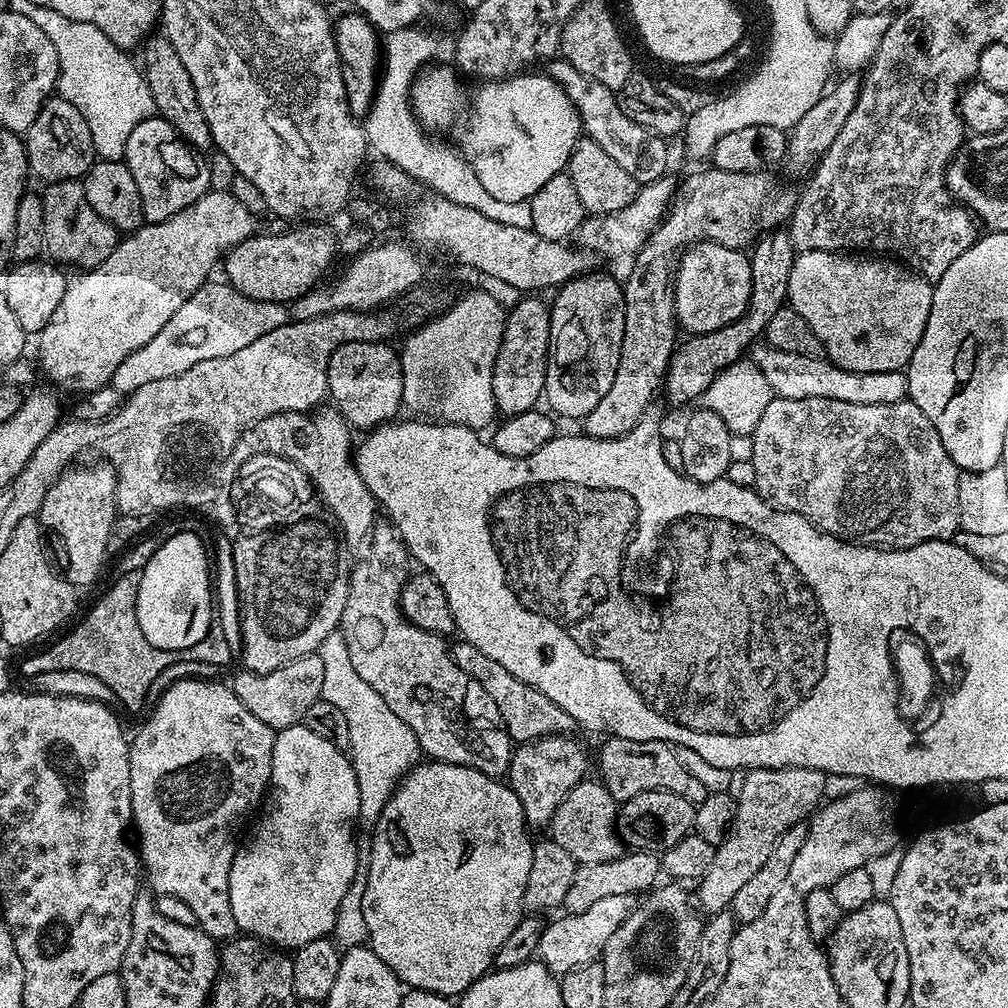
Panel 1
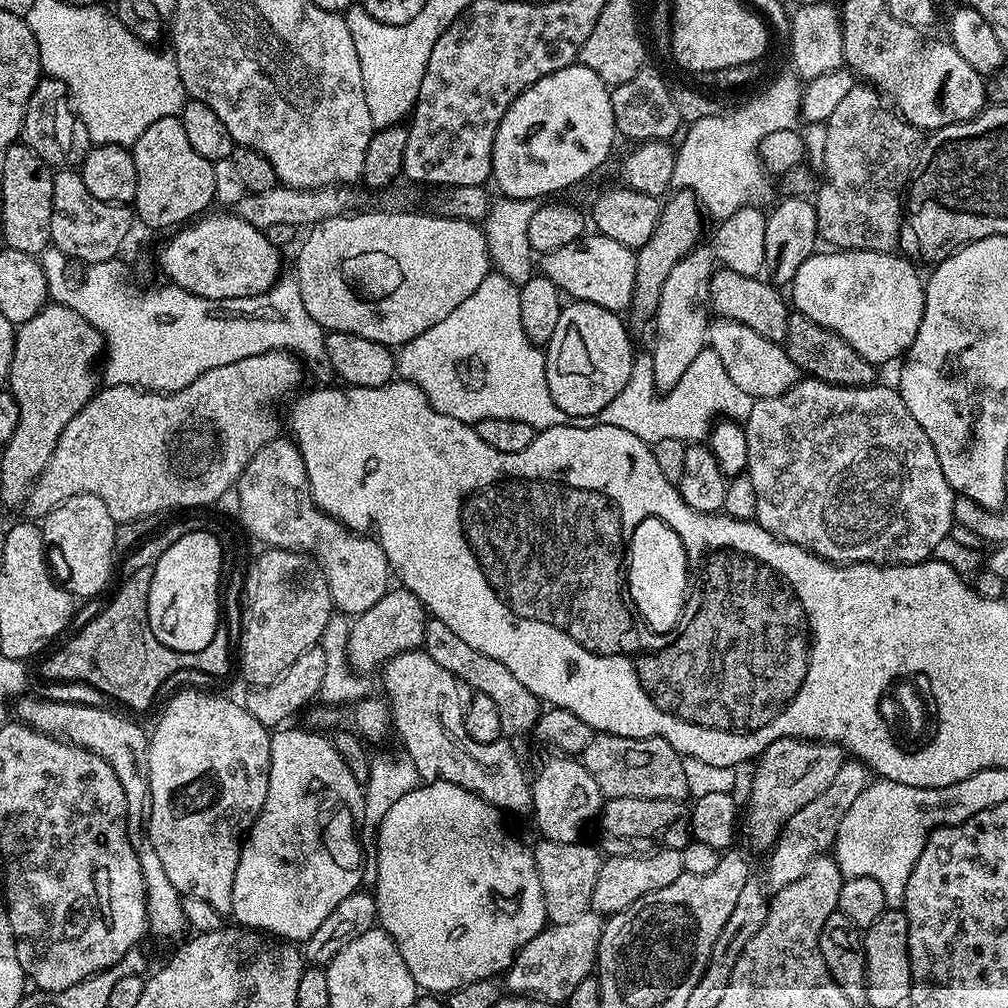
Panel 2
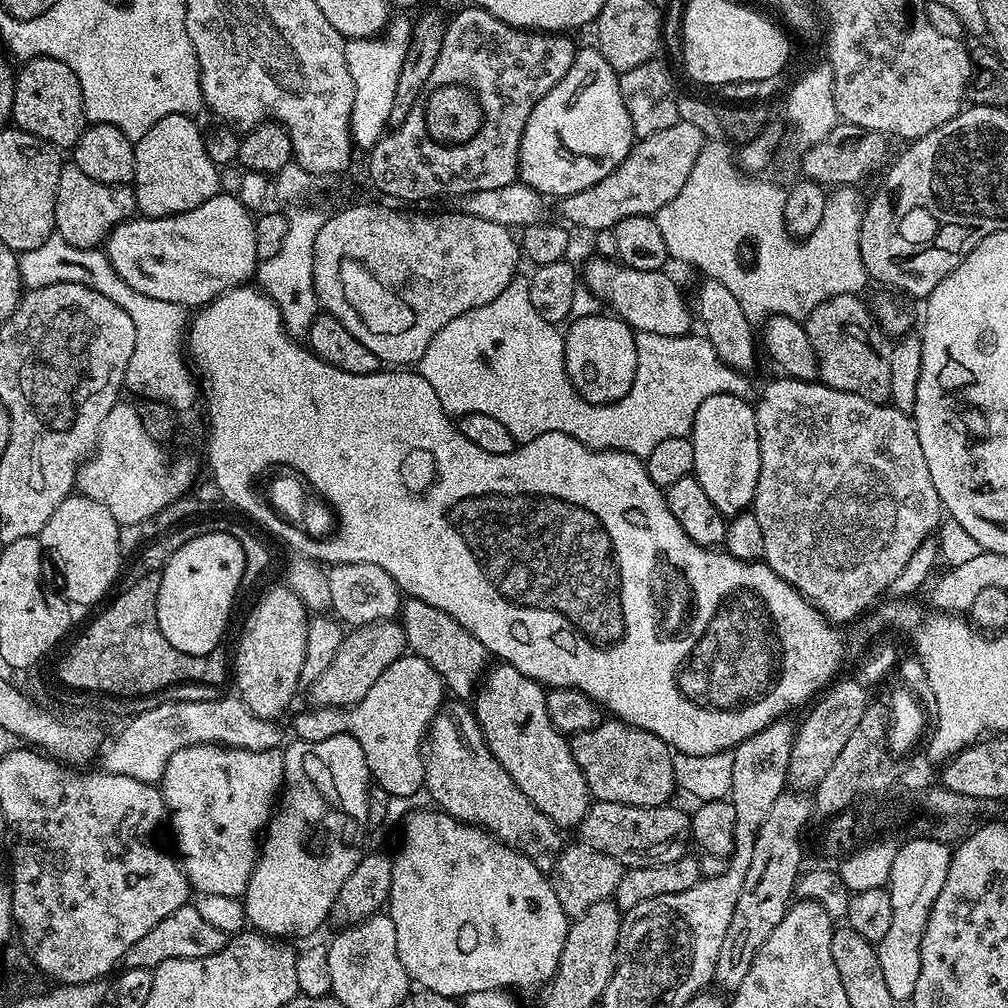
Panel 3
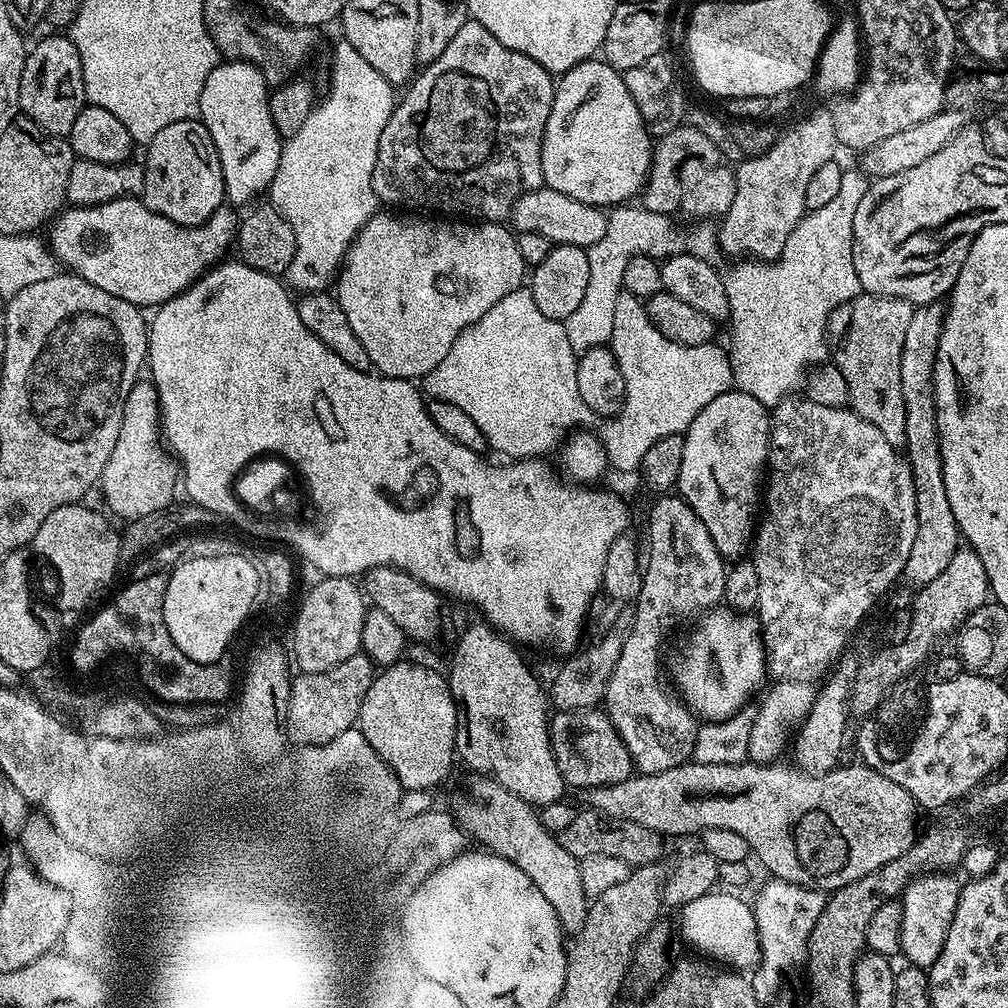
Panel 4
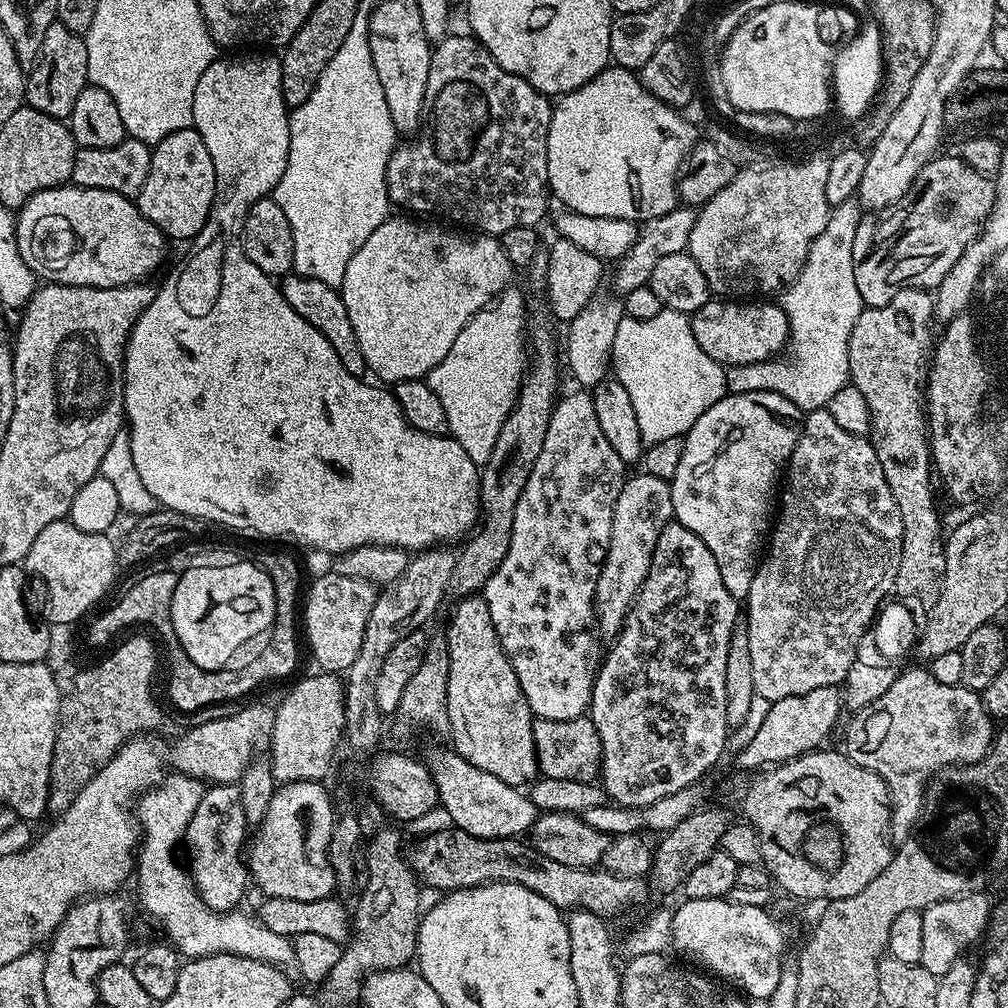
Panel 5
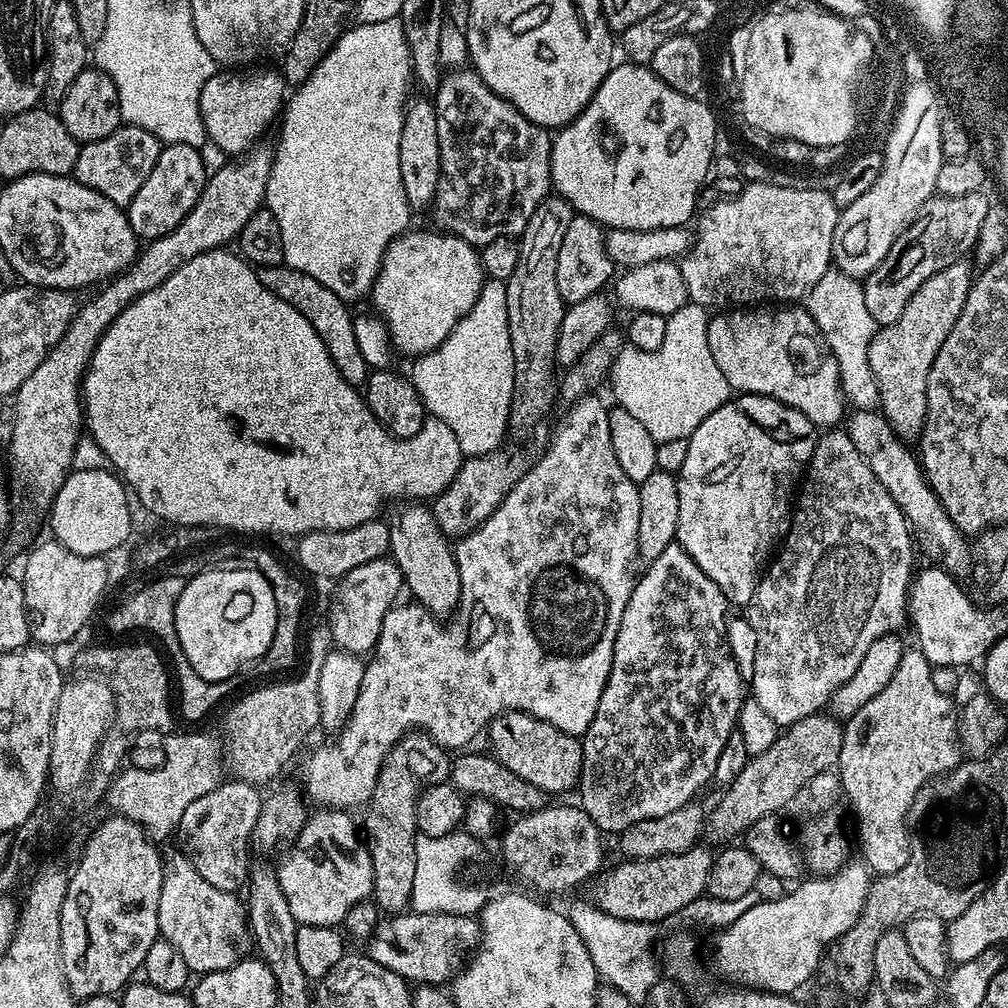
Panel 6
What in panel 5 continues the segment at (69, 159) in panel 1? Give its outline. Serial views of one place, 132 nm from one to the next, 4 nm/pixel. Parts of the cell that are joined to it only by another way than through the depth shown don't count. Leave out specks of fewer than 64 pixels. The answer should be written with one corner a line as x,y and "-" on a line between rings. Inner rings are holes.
59,22
52,23
44,35
40,58
31,65
26,76
27,107
42,110
42,114
56,120
67,121
74,110
74,102
78,102
78,94
82,94
89,84
88,55
83,35
66,30
66,26

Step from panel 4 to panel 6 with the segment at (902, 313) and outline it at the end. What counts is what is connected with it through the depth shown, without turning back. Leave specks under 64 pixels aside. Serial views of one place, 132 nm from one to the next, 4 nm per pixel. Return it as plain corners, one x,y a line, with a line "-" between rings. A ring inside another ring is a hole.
964,258
958,259
946,266
946,270
938,270
938,274
926,278
926,282
914,290
910,302
906,302
898,322
877,327
870,342
868,357
880,391
879,409
905,442
919,441
924,430
930,366
934,366
934,358
938,358
946,334
954,330
954,322
958,322
958,314
962,314
962,306
966,306
966,298
972,289
974,271
968,262

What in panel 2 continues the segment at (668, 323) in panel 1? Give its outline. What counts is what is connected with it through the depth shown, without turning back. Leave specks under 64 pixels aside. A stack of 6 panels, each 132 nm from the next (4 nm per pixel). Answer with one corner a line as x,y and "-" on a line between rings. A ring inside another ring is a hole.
676,190
663,201
658,226
654,226
654,234
650,234
647,242
636,252
636,292
632,295
631,315
648,321
655,317
666,276
670,274
670,270
674,270
676,262
701,243
703,219
705,220
705,217
702,215
700,202
692,192

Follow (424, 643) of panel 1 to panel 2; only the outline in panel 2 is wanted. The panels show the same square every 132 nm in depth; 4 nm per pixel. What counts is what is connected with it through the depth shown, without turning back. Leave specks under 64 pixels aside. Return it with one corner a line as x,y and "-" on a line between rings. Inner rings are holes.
423,650
403,652
384,663
384,692
390,705
394,732
404,743
406,756
424,782
454,782
505,813
525,812
532,807
532,785
516,756
496,756
491,744
479,744
466,732
465,701
460,701
461,685
430,654

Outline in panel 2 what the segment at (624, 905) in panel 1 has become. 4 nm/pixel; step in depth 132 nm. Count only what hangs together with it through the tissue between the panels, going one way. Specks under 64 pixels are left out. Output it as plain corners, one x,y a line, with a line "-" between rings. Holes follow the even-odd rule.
589,910
570,922
545,927
543,932
526,942
506,973
506,988
512,994
527,994
548,1000
554,1006
563,1005
574,994
574,986
593,975
598,964
600,935
604,920

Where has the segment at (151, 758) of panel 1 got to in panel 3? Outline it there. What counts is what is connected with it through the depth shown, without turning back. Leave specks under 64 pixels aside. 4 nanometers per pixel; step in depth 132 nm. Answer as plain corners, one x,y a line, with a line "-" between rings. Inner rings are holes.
191,744
178,750
166,762
158,787
164,794
164,806
170,813
170,820
172,816
175,851
189,885
197,893
243,897
256,865
258,841
273,815
274,801
281,795
283,782
284,753
280,748
246,750
222,744

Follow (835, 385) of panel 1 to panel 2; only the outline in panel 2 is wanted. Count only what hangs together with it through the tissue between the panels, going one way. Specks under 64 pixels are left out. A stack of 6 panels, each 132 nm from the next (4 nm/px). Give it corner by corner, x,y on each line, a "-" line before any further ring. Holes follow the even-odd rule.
716,318
708,325
708,347
722,358
722,366
726,366
726,374
730,374
731,380
741,388
744,393
750,394
753,400
762,398
778,398
780,394
786,394
795,384
799,384
802,373
799,366
792,361
783,343
762,338
758,330
750,330
750,326
742,326
742,322
734,322
723,318

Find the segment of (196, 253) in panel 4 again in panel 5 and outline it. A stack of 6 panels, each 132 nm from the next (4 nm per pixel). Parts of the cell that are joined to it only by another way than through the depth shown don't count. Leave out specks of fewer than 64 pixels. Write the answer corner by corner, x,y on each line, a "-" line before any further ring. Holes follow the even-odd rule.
61,186
34,194
15,213
22,262
41,281
117,288
147,281
164,260
166,237
141,214
135,199
110,190

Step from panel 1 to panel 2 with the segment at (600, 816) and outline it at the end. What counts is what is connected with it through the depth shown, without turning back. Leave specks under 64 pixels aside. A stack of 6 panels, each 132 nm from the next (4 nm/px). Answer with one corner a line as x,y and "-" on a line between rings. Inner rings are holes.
552,754
548,761
531,777
531,815
536,815
536,828
545,840
577,843
588,823
599,817
602,797
598,782
590,778
590,770
576,758
568,754

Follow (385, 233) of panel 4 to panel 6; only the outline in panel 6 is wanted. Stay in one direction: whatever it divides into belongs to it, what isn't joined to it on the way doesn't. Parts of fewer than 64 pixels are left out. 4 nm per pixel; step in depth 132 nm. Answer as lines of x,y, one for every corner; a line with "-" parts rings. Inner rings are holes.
413,230
405,231
403,236
398,236
396,241
388,249
388,254
384,258
384,263
381,267
379,276
376,281
372,283
372,290
370,293
370,301
376,309
375,315
383,320
385,326
388,328
389,338
393,349
397,353
405,352
409,358
417,356
425,356
427,352
433,352
438,346
442,346
442,342
446,342
446,338
450,334
450,330
454,330
454,326
467,314
474,306
474,302
478,302
478,294
482,290
485,282
484,267
480,261
480,253
470,242
466,242
462,238
451,234
445,234
443,231
435,230
436,232
412,232

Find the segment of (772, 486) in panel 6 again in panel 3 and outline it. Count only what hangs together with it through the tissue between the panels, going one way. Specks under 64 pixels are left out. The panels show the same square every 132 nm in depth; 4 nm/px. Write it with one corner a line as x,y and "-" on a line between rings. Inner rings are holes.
721,392
706,398
702,406
698,406
698,414
694,414
690,433
694,446
692,475
725,518
736,517
751,509
758,486
758,422
755,407
751,403
747,404
748,402
743,396

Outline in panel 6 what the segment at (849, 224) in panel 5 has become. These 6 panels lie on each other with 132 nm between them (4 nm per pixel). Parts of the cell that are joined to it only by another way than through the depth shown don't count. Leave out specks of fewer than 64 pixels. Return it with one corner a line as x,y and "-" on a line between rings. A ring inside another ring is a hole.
830,270
808,293
806,307
838,362
840,389
844,392
845,401
853,409
879,409
880,391
874,378
874,370
870,370
868,357
870,342
878,326
874,318
870,318
870,310
866,310
863,283
857,277
848,276
842,271

